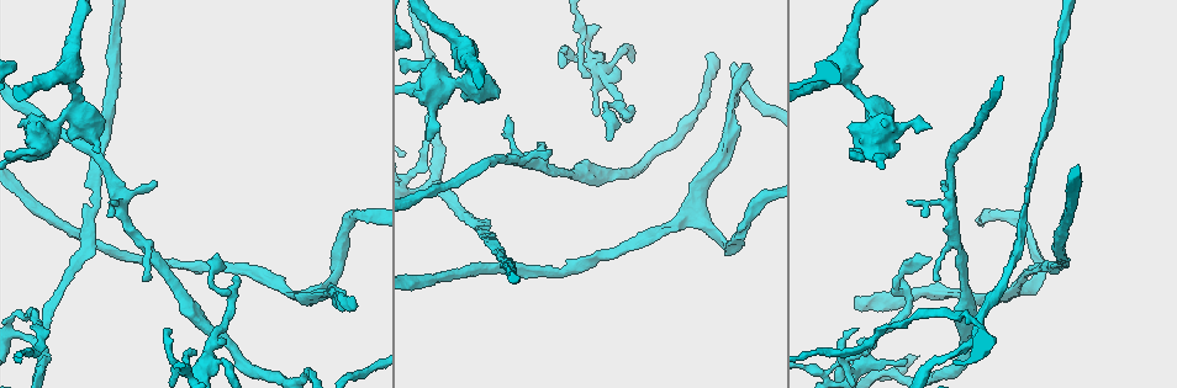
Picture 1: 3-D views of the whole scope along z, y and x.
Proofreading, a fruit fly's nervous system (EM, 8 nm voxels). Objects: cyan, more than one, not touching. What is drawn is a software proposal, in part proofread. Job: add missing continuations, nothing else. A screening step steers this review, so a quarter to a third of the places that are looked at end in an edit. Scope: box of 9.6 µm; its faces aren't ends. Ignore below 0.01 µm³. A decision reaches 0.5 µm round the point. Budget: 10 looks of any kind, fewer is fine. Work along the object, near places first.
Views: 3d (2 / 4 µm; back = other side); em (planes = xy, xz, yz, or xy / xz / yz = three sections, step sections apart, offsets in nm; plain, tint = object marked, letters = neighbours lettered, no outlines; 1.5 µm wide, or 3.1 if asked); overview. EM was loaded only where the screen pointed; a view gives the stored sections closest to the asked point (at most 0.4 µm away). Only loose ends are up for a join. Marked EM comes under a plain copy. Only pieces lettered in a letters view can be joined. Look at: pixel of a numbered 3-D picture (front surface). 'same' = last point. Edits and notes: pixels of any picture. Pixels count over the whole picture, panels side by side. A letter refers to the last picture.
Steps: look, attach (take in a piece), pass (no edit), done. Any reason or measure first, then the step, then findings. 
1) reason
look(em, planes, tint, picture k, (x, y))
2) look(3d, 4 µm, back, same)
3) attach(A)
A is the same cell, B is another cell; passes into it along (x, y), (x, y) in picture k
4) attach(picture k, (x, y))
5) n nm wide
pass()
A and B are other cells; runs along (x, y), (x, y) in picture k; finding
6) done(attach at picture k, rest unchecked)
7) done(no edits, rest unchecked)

branch stops here
look(em, planes, letters, picture 1, (99, 150))

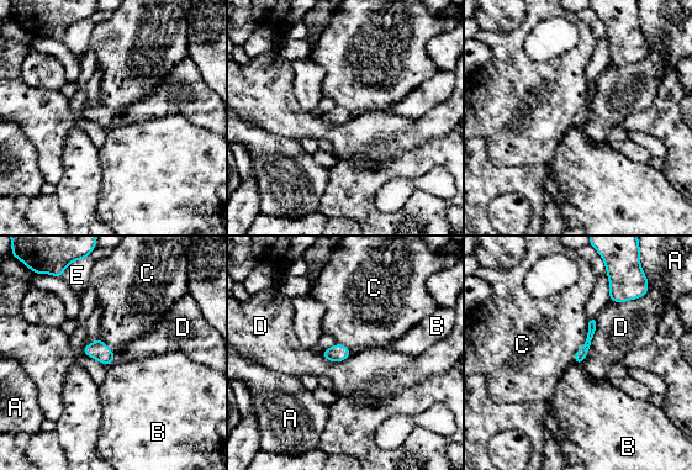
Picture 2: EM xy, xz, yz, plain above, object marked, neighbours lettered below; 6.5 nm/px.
pass()
A, B, C, D and E are other cells; no lettered piece goes on from it

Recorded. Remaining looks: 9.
look(em, planes, letters, picture 1, (748, 67))

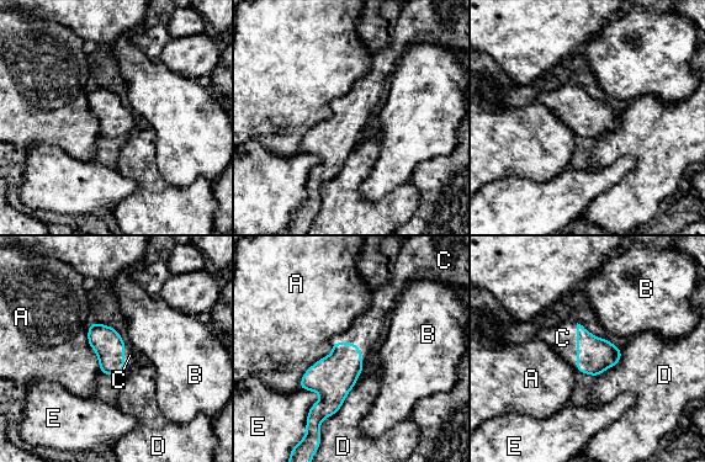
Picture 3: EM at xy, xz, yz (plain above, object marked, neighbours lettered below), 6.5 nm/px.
D touches over 420 nm
attach(C)
C is the same cell, A, B, D and E are other cells; the neuron continues

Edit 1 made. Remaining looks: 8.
look(overview)

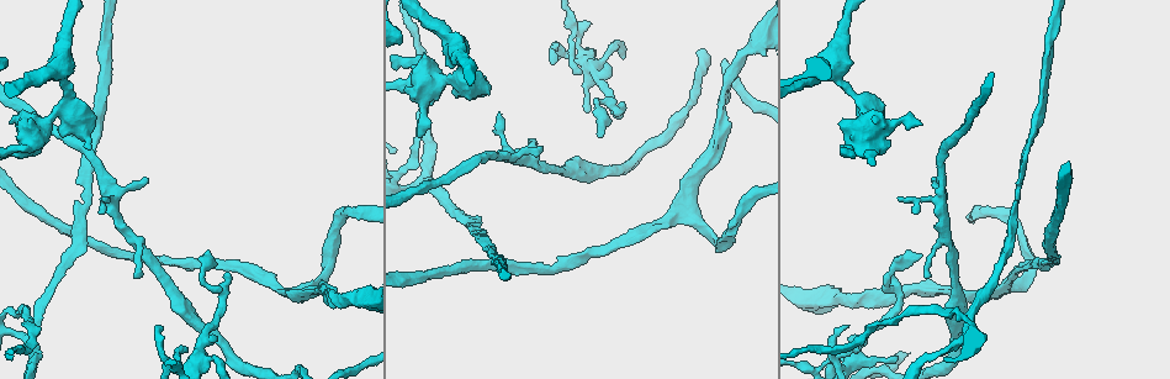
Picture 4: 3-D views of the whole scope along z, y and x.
an open end
look(em, planes, tint, picture 4, (588, 112))

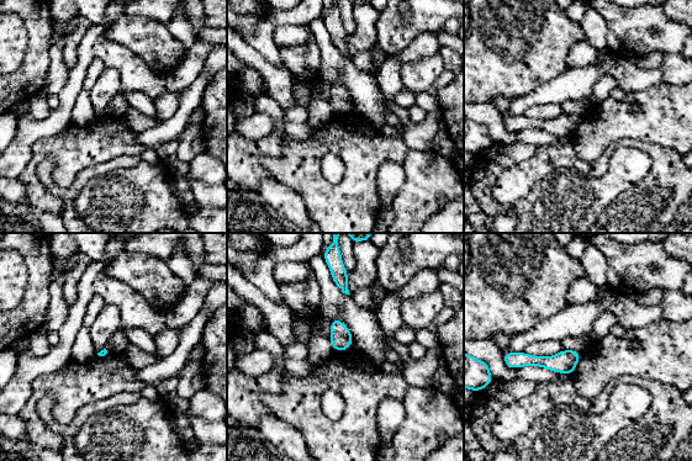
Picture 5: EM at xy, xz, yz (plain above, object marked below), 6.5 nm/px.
look(em, planes, letters, same)

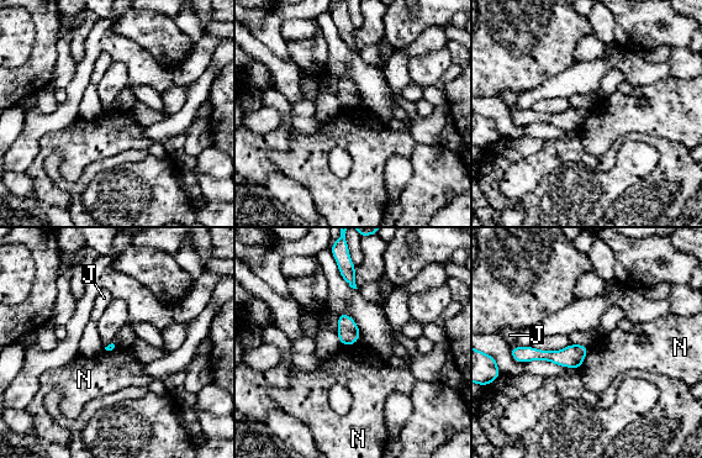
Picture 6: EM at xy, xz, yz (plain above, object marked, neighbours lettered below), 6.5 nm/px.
N touches over 170 nm
pass()
J and N are other cells; runs along (584, 349), (573, 356), (516, 352) in picture 6; none of them fits

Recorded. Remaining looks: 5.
branch stops here
look(3d, 2 µm, picture 4, (418, 135))

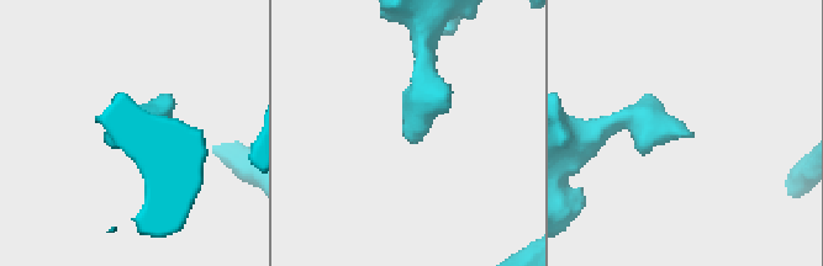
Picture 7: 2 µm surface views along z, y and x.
now the EM
look(em, planes, letters, picture 7, (694, 137))

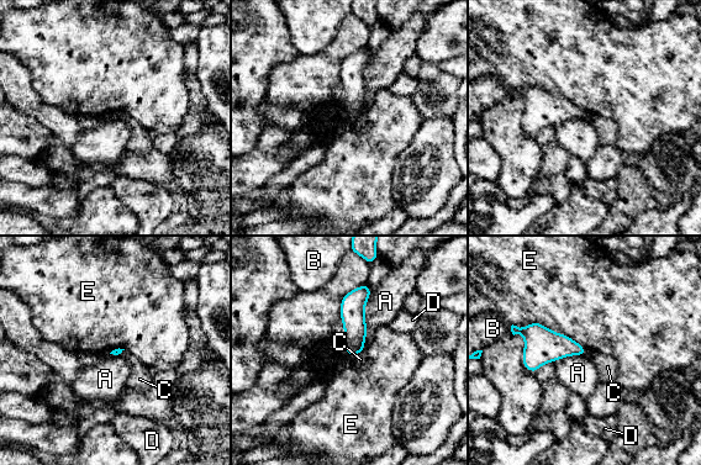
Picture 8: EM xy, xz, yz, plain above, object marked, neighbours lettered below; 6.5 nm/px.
E touches over 550 nm
pass()
A, B, C, D and E are other cells; runs along (365, 289), (353, 302), (353, 352) in picture 8; none of them fits

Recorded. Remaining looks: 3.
done(attach at picture 3, rest unchecked)

